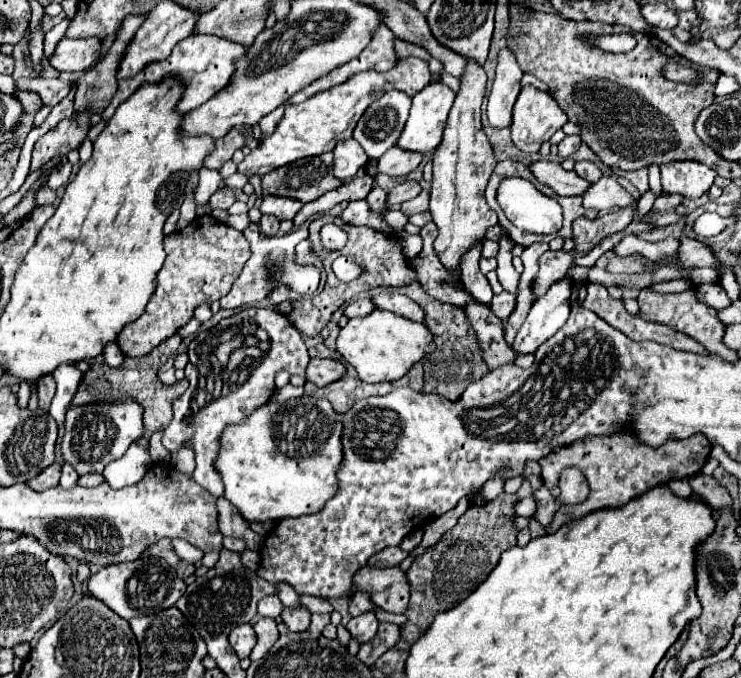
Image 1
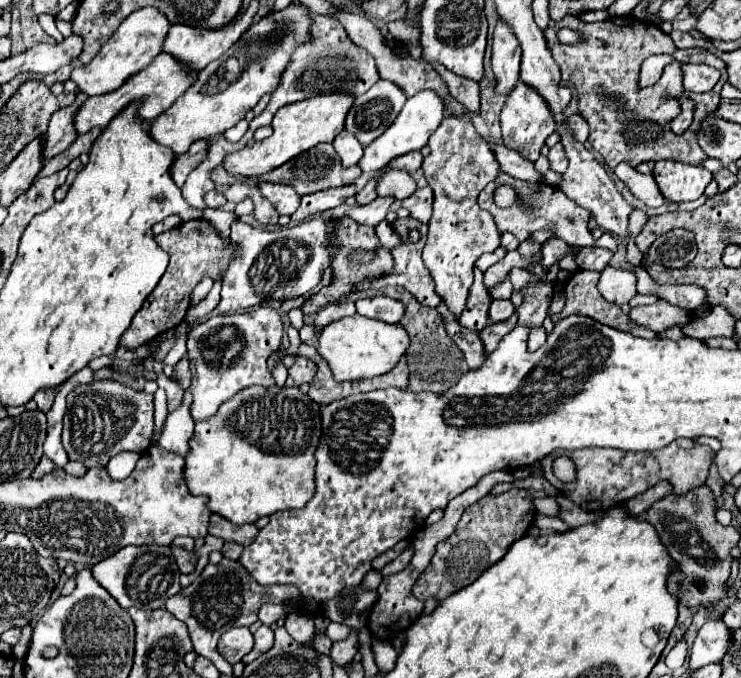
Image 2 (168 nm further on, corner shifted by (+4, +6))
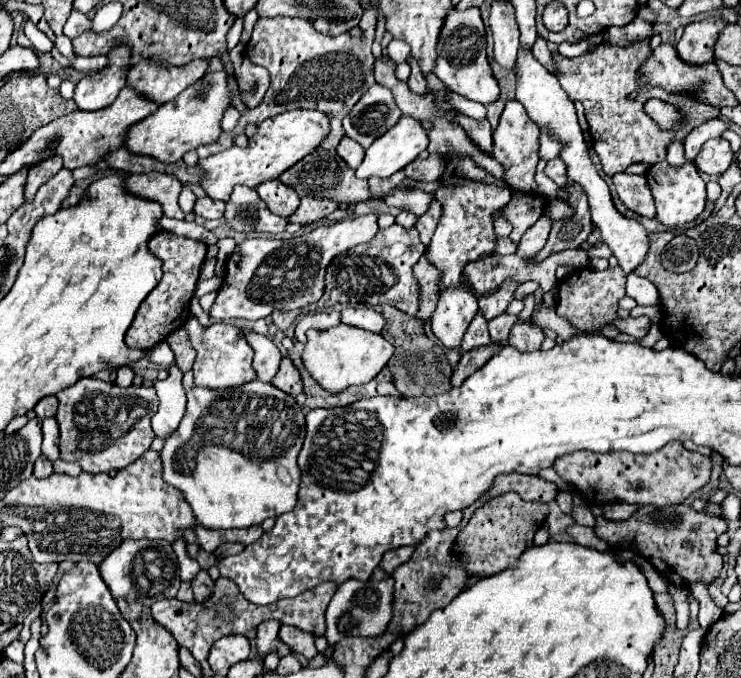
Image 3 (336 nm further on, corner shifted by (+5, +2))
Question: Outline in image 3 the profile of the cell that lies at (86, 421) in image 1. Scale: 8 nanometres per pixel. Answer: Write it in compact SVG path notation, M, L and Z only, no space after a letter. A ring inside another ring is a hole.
M84 377L76 381L76 385L60 391L58 395L60 407L56 413L58 425L60 425L60 459L62 461L74 461L82 467L82 471L88 473L108 473L110 469L124 469L130 463L134 463L144 451L150 449L150 443L154 439L154 431L150 427L150 421L158 409L158 395L154 387L128 387L122 389L116 383L108 383L96 377Z

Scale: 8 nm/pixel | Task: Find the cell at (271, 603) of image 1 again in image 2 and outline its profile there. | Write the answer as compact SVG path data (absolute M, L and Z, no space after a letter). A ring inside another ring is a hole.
M265 603L259 611L259 621L263 625L275 625L279 619L283 619L287 615L287 611L281 607L281 605L271 605L271 603Z

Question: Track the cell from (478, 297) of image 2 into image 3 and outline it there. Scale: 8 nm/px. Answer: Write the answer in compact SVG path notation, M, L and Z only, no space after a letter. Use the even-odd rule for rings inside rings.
M478 311L476 317L472 319L472 323L470 323L470 327L468 327L464 339L462 339L462 353L470 351L470 349L474 349L474 347L480 347L480 345L488 345L488 343L492 343L492 341L490 341L490 335L488 335L486 319L484 319L484 315Z

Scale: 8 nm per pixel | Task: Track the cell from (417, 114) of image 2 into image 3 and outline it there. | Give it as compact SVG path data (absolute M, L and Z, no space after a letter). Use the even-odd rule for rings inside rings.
M402 115L396 127L378 137L366 149L366 157L356 169L356 177L390 177L392 173L414 161L426 147L428 131L424 129L422 121L410 115Z

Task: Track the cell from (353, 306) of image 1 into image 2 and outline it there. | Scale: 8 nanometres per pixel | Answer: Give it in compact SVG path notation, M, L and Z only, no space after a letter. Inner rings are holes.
M347 299L347 301L337 301L337 303L329 303L327 307L323 307L323 309L317 313L317 317L315 317L315 321L313 321L313 327L315 327L317 333L319 333L325 325L329 325L329 323L333 323L333 321L337 321L337 319L343 319L343 317L347 317L347 315L355 315L355 303L353 303L351 299Z

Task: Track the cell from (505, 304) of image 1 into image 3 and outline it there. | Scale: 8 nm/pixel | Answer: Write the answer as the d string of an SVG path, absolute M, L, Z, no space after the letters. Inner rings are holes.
M502 313L494 319L488 321L488 329L490 329L490 337L494 343L508 343L508 333L510 333L510 327L514 325L518 317L516 315L510 315L510 313Z

